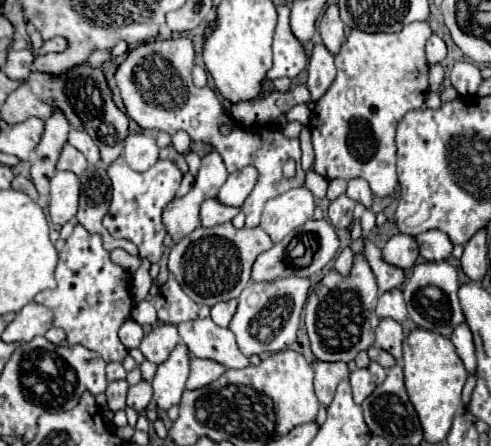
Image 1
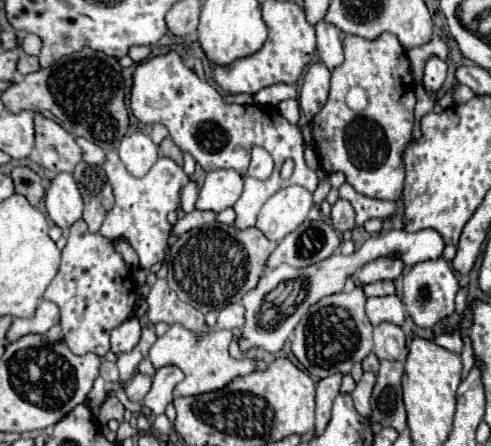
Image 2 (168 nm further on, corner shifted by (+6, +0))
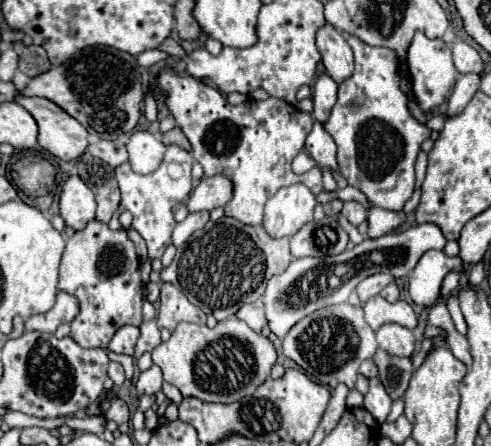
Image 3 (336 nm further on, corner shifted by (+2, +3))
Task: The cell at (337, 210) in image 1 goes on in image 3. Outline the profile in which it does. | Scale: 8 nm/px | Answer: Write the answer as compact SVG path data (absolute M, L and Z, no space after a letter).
M345 202L341 214L343 214L353 226L359 226L361 222L367 220L367 212L365 212L365 208L363 208L359 202Z

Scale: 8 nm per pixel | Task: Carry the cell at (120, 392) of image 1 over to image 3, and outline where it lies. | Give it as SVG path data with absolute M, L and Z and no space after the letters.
M113 400L111 402L111 406L109 406L109 410L105 410L105 414L103 414L107 420L113 420L113 422L117 422L117 424L121 424L121 422L129 422L129 408L127 408L127 404L123 402L123 400Z

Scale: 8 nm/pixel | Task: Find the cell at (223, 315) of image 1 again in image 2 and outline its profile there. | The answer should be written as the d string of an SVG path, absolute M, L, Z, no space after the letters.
M231 303L227 307L223 307L217 315L217 327L219 329L235 329L235 327L241 327L243 323L243 307L241 303Z

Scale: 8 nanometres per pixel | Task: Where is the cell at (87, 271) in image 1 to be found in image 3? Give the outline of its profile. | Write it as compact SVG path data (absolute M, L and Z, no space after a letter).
M91 220L67 240L59 268L59 290L81 300L81 312L71 322L71 338L83 348L107 348L121 326L141 326L143 322L143 282L135 244L125 230L111 230L105 222Z

